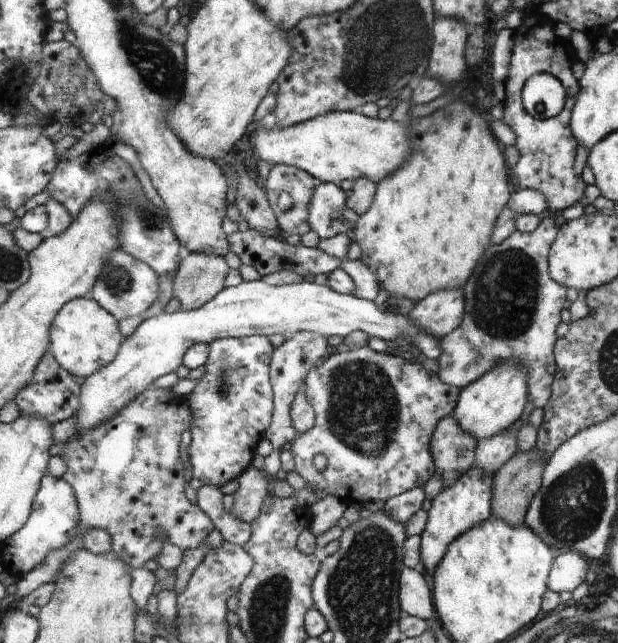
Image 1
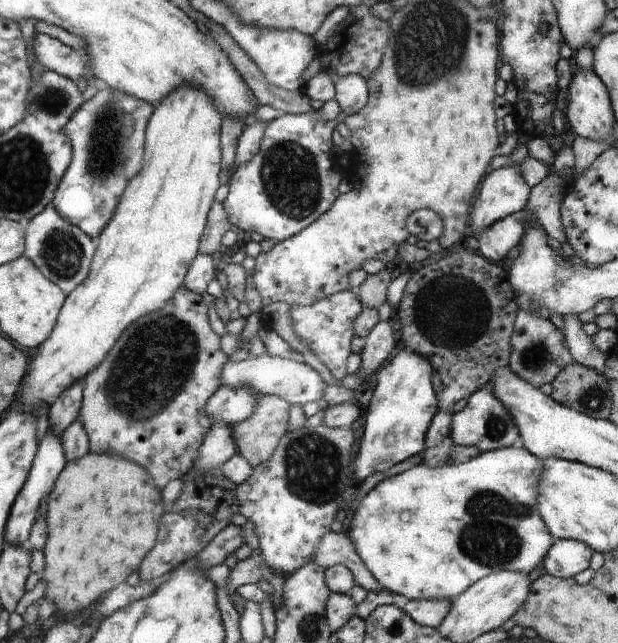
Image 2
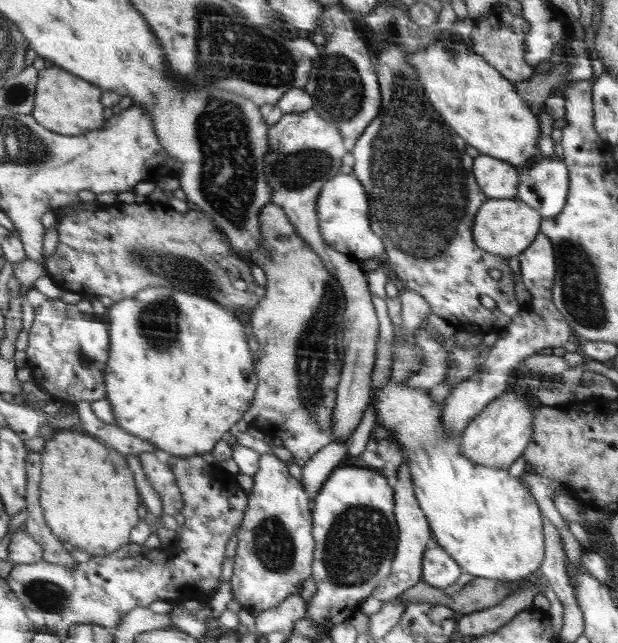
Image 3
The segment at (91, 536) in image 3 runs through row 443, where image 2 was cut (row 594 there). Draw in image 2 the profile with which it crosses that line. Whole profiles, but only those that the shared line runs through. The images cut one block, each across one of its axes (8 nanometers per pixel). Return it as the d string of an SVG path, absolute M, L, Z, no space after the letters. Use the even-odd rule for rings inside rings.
M94 451L76 462L70 462L49 496L47 512L50 540L44 552L46 565L42 573L47 586L46 599L56 606L57 613L67 620L87 610L92 612L108 596L108 592L112 592L112 588L126 582L128 574L138 568L140 560L156 544L162 512L162 494L143 466L120 456L96 454Z

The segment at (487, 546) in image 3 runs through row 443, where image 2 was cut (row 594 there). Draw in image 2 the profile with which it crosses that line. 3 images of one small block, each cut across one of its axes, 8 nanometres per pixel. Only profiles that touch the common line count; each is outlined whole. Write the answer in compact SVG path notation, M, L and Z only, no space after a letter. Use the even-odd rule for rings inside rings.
M504 447L493 451L478 454L476 458L464 463L454 463L440 468L428 468L420 461L406 464L396 471L376 479L369 485L364 498L356 510L351 510L353 515L351 537L354 539L355 550L366 564L368 572L374 576L376 582L394 594L402 595L408 600L452 600L462 595L472 584L478 583L485 576L490 576L498 571L520 572L530 574L539 564L544 562L548 550L552 548L558 538L552 536L544 520L540 518L539 509L536 508L536 498L540 496L540 474L542 474L542 459L530 453L525 447Z

